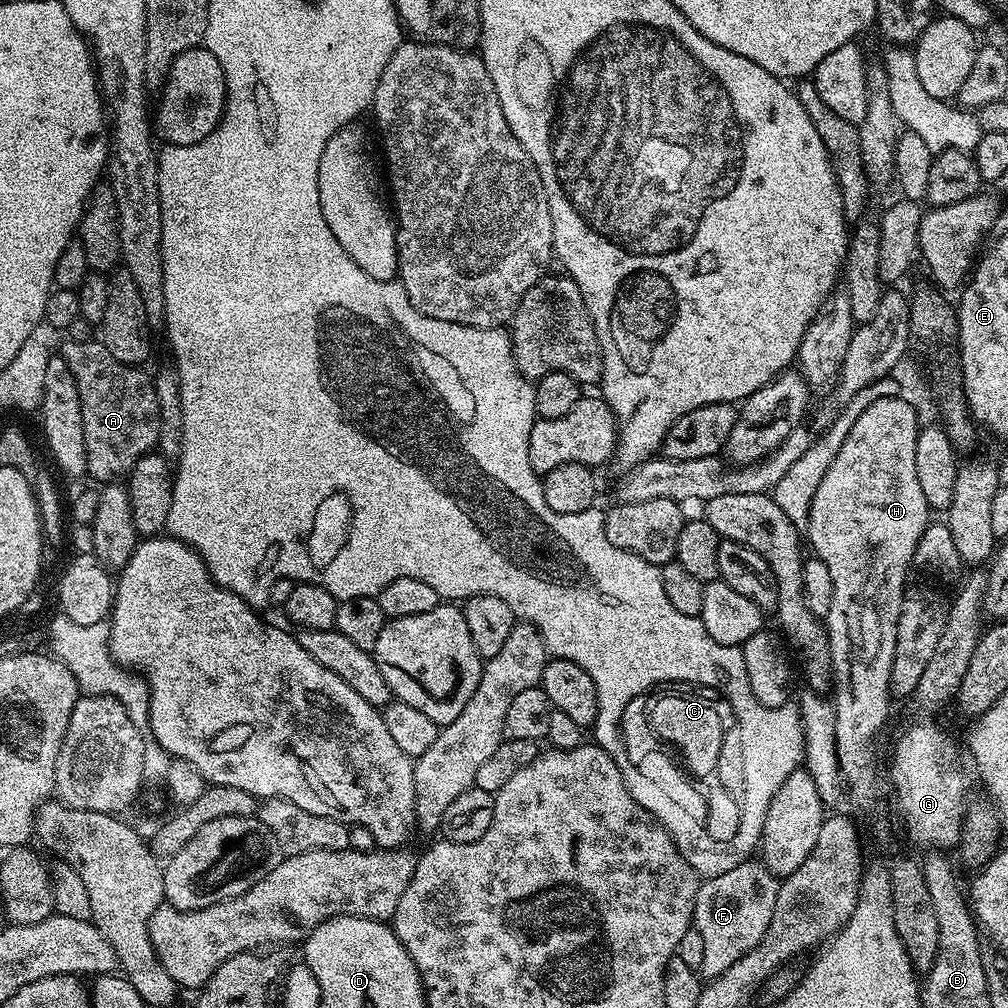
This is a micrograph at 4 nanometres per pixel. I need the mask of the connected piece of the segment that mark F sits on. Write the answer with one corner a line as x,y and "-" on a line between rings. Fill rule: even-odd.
758,860
744,861
726,874
701,883
695,898
693,927
705,943
705,957
698,969
703,979
720,976
761,941
773,920
778,888
779,879

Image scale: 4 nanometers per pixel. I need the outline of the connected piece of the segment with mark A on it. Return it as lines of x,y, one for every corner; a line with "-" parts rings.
63,341
62,355
66,366
70,366
70,374
74,374
74,382
78,382
78,398
82,402
82,430
86,438
87,475
99,482
116,482
127,477
133,466
153,451
160,443
160,419
158,418
158,394
151,375
147,376
143,367
135,364
123,364
106,350
99,342
87,344

